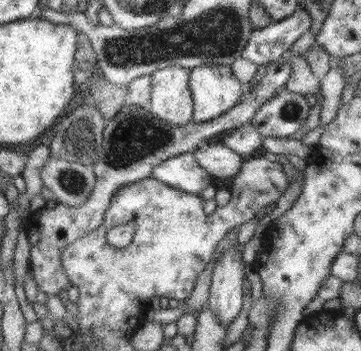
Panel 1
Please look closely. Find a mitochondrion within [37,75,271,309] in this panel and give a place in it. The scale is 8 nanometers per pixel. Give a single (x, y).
(135, 137)

